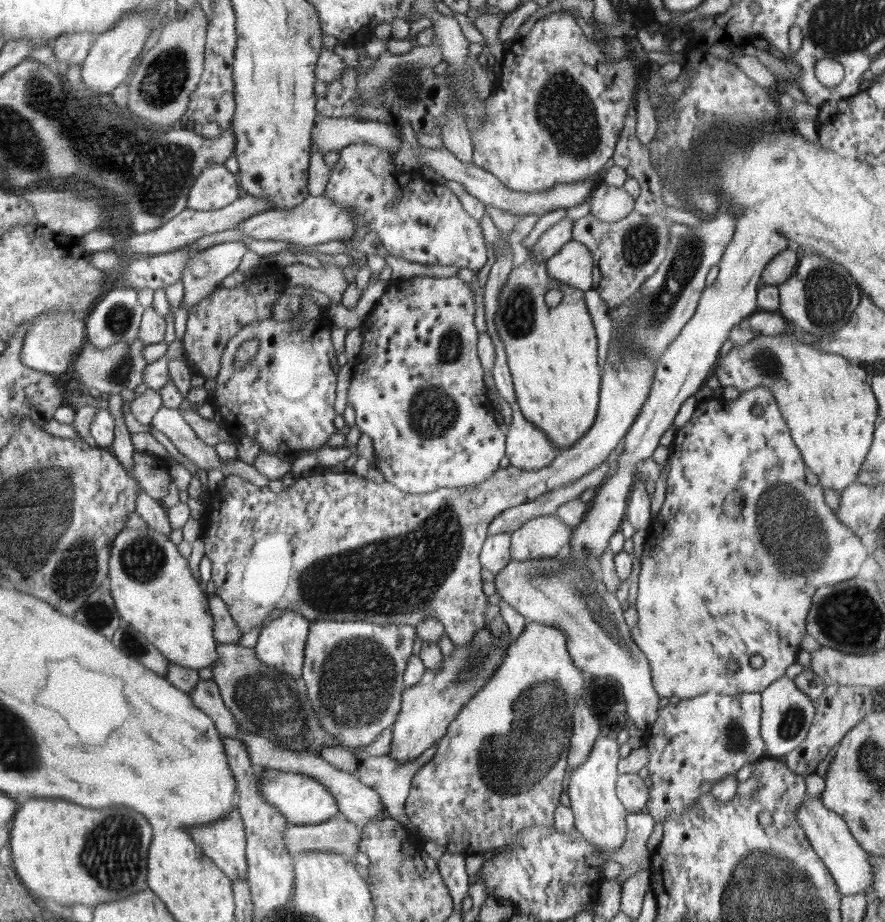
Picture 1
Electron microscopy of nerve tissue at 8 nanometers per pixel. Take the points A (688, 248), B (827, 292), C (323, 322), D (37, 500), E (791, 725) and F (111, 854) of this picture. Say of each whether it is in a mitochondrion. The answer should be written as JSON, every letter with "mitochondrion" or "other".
{"A":"mitochondrion","B":"mitochondrion","C":"other","D":"mitochondrion","E":"mitochondrion","F":"mitochondrion"}

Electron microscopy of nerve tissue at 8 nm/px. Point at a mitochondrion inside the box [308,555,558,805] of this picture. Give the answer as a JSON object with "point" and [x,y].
{"point":[365,674]}

